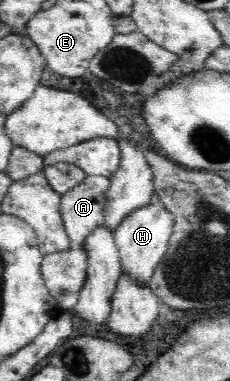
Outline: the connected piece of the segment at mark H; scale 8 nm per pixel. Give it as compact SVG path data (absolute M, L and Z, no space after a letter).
M153 195L151 203L135 208L135 211L127 215L114 231L115 244L122 260L122 272L149 287L148 281L153 277L155 267L158 267L167 253L174 226L173 214L165 208L157 195Z

